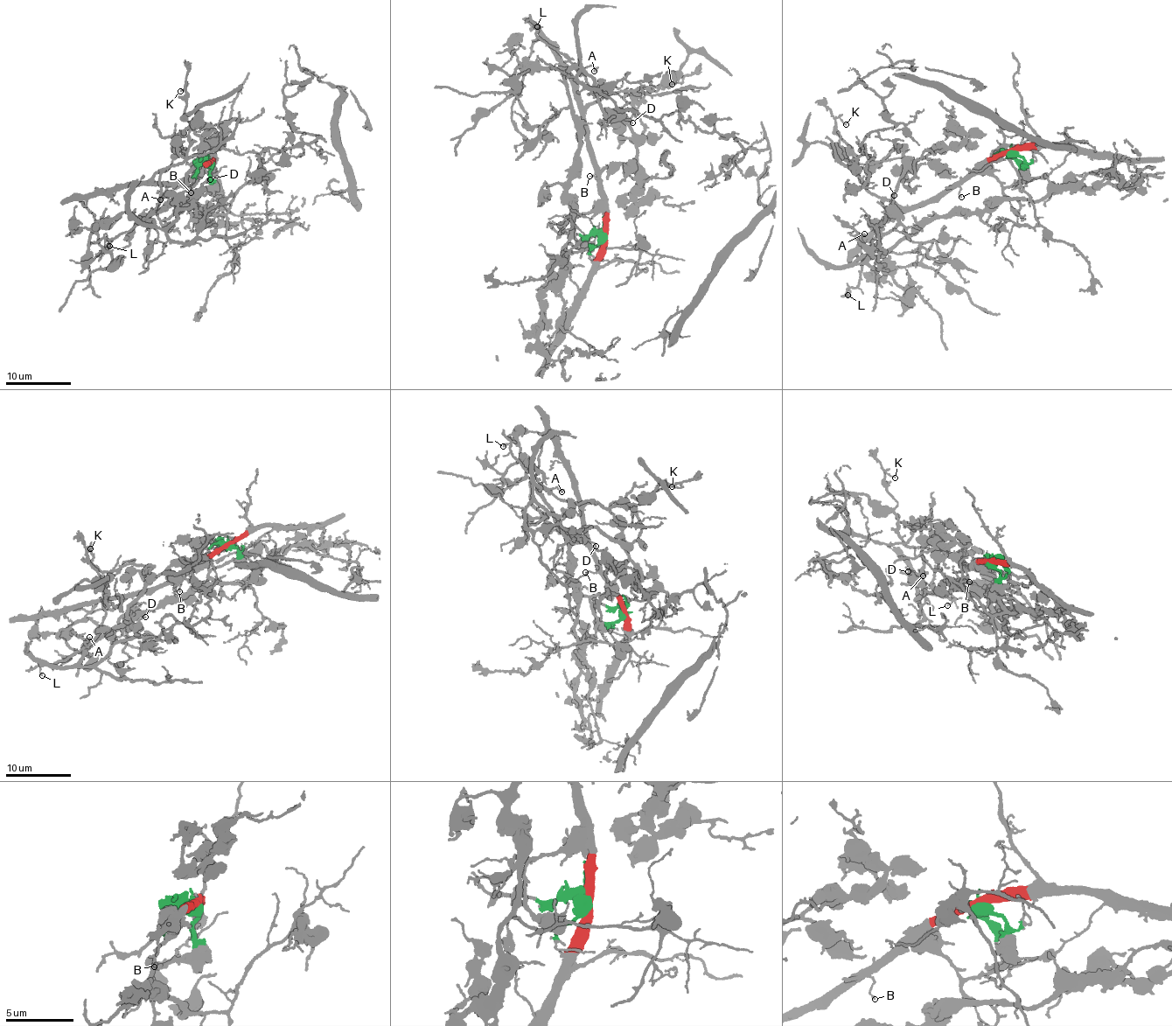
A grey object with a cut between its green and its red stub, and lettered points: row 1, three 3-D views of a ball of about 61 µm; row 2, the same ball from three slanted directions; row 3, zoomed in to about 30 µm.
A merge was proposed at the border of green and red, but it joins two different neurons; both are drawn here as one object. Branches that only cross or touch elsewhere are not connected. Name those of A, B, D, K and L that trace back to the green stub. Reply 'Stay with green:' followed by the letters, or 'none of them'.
Stay with green: D

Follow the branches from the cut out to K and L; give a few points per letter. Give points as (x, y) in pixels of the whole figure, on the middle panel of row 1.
K: (603, 237), (606, 207), (585, 112), (601, 98), (636, 88), (657, 92), (658, 86), (681, 78), (672, 84)
L: (603, 237), (606, 207), (585, 124), (585, 112), (602, 96), (593, 95), (583, 74), (535, 34), (536, 26)

